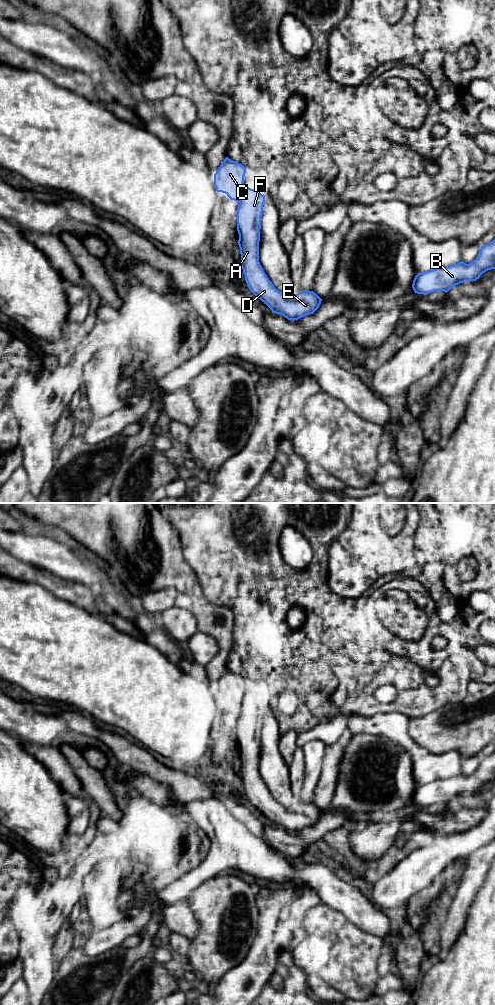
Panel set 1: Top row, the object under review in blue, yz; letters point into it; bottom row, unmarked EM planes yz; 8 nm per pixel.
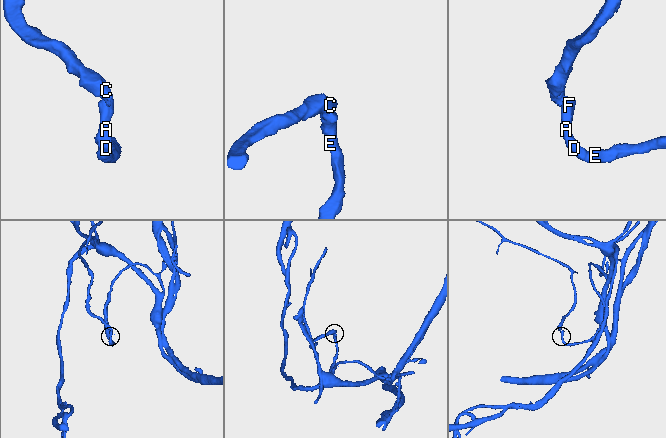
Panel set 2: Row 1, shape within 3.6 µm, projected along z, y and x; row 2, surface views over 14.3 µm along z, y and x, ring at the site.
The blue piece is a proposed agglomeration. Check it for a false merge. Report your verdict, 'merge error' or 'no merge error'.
merge error

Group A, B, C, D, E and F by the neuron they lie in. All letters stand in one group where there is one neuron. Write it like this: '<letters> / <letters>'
A B D E F / C

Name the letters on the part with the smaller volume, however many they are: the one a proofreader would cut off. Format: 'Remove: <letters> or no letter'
Remove: C

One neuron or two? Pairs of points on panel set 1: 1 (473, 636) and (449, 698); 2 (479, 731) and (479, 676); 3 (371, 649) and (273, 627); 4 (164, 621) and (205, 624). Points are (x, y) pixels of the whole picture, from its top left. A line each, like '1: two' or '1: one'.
1: two
2: two
3: one
4: two

